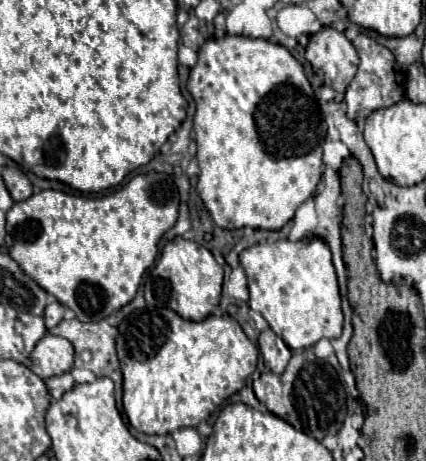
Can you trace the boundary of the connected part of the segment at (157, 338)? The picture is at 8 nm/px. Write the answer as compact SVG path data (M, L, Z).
M138 309L118 327L116 351L124 375L122 407L134 429L148 435L166 435L180 427L196 427L230 395L246 385L258 361L258 349L230 315L210 315L204 321L186 321L172 309Z

